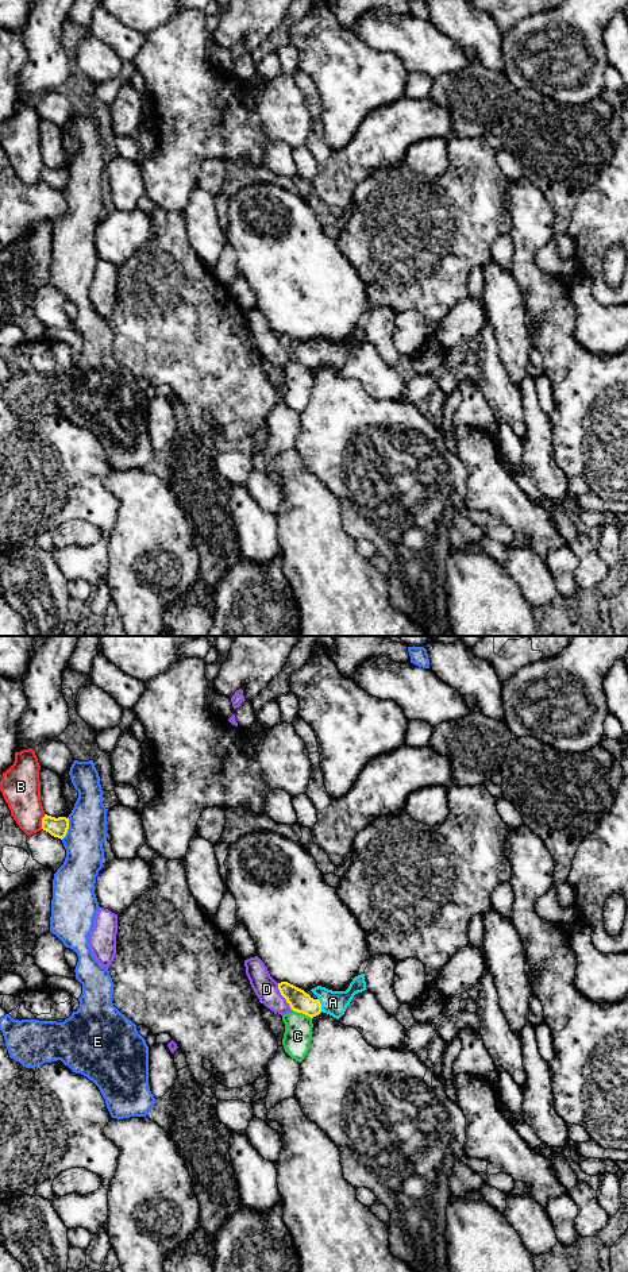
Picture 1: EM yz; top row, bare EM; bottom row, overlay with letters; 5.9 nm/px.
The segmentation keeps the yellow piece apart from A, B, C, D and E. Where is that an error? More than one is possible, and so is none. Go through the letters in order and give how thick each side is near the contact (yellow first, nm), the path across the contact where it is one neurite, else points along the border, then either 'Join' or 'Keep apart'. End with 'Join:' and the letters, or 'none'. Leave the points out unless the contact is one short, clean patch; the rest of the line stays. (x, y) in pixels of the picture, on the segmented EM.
A: Thickness 130 nm (yellow) against 140 nm. Path across: yz (299, 1001), (305, 1005), (320, 1005), (332, 1002). Join
B: Thickness 110 nm (yellow) against 240 nm. Keep apart
C: Thickness 130 nm (yellow) against 170 nm. Boundary: yz (293, 1010), (301, 1012), (311, 1018). Keep apart
D: Thickness 130 nm (yellow) against 140 nm. Keep apart
E: Thickness 110 nm (yellow) against 220 nm. Keep apart
Join: A

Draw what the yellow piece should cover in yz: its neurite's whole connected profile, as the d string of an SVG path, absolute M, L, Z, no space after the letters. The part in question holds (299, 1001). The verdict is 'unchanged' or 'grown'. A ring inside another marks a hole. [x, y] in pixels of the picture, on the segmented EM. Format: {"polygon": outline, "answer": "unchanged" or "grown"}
{"polygon": "M361 974L352 979L346 991L332 991L321 986L312 988L311 991L317 997L316 999L288 982L278 983L278 990L293 1011L303 1013L311 1018L323 1011L339 1019L354 995L367 988L365 974Z", "answer": "grown"}

